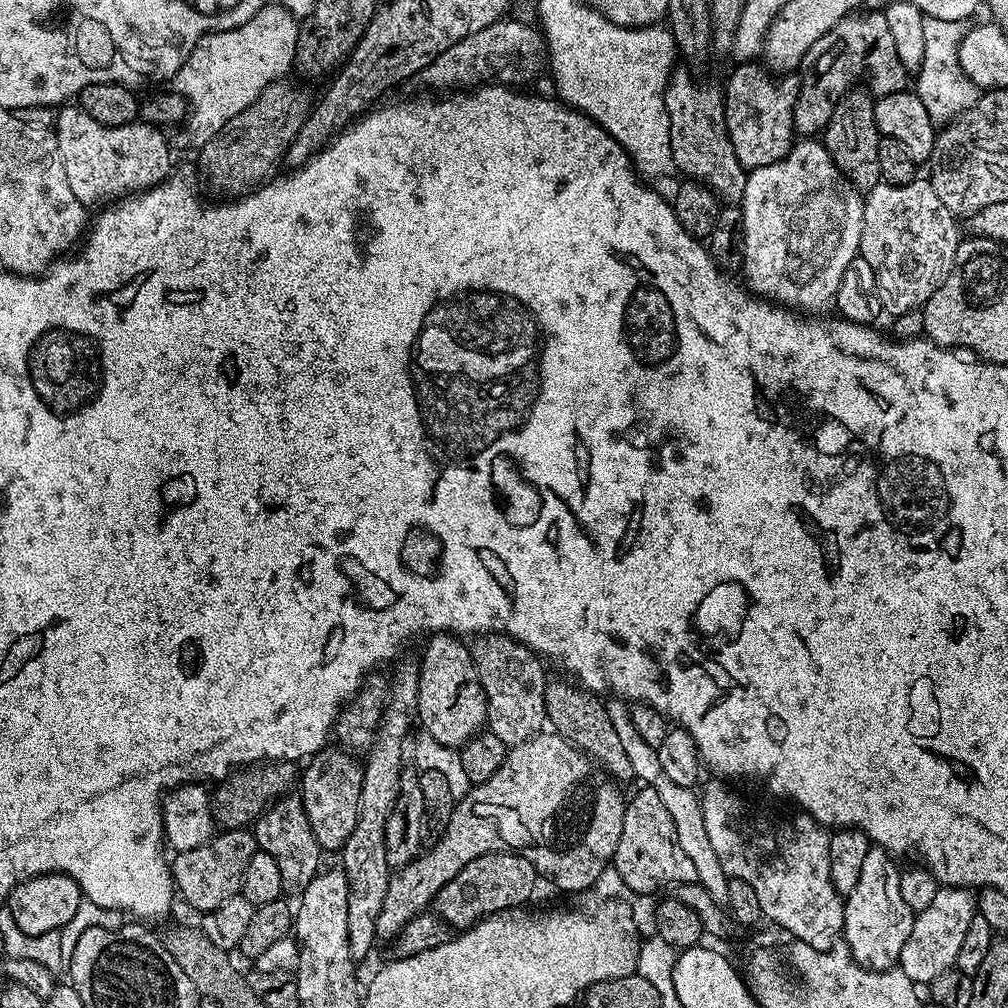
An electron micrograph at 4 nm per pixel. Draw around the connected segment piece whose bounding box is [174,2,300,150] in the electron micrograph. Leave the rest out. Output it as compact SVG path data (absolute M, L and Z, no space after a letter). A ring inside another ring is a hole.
M272 2L242 26L201 37L174 77L175 91L188 103L182 120L185 142L200 150L271 83L285 79L296 63L299 33L297 17Z

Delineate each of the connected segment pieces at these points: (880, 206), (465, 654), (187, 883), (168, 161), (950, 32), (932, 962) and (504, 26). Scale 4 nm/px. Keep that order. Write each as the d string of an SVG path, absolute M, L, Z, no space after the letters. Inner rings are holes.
M917 178L908 184L876 185L867 193L864 200L864 221L862 222L862 238L859 255L864 257L876 275L876 288L880 292L880 301L893 317L901 316L915 308L923 309L924 304L946 282L950 270L954 266L956 251L962 239L962 233L956 229L957 217L953 216L946 206L942 206L942 198L934 194L931 183L927 179Z
M432 634L420 656L420 681L418 682L418 724L427 735L442 746L464 747L471 736L485 727L488 703L484 687L478 678L471 647L455 634Z
M230 828L213 835L208 843L194 850L175 853L171 857L170 867L179 899L181 896L190 907L197 908L197 913L213 912L215 908L222 906L222 902L239 893L242 873L246 871L246 865L257 851L256 838L251 831Z
M64 106L57 111L61 112L56 116L54 131L58 142L58 154L62 154L62 166L66 169L66 182L80 204L100 206L129 194L145 192L147 188L153 188L155 184L160 184L173 175L172 152L168 149L168 140L160 133L163 131L155 123L133 122L122 126L106 126L90 118L90 114L86 114L83 108L68 107L72 106Z
M925 18L922 35L926 38L926 54L922 58L920 71L914 76L914 91L922 98L926 114L933 124L943 126L952 123L956 117L975 106L978 89L960 68L960 42L966 28L961 22L942 22L942 18Z
M937 887L934 898L926 910L915 913L910 930L910 938L906 938L906 946L902 946L898 966L918 986L932 983L938 974L955 965L958 950L970 926L970 918L978 914L976 896L966 888Z
M505 18L478 30L478 34L462 38L462 42L450 46L450 50L442 50L442 54L420 72L418 80L428 88L437 88L437 93L452 94L457 90L471 90L485 82L524 86L520 84L534 79L543 68L545 71L546 47L541 29Z

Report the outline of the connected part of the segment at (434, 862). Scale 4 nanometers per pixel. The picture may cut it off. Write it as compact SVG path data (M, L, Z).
M551 730L541 731L526 742L509 747L508 757L498 766L498 774L486 782L469 787L465 796L455 801L452 816L447 820L440 841L432 849L421 851L415 860L395 869L389 878L386 898L376 922L376 934L381 941L395 941L400 931L423 912L429 911L437 894L474 858L488 852L511 850L525 856L556 888L564 892L584 892L604 871L609 871L618 850L618 838L622 838L622 818L625 797L620 797L607 772L584 755L563 736Z

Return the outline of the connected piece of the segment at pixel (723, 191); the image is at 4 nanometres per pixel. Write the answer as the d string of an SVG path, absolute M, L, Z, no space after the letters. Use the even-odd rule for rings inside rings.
M678 70L671 73L671 79L665 86L665 114L670 124L670 147L673 150L675 171L685 172L683 175L690 180L696 180L708 187L716 197L724 202L743 201L748 172L738 162L738 154L734 154L734 146L730 142L730 134L724 117L724 93L712 84L699 84L697 77L688 70Z

